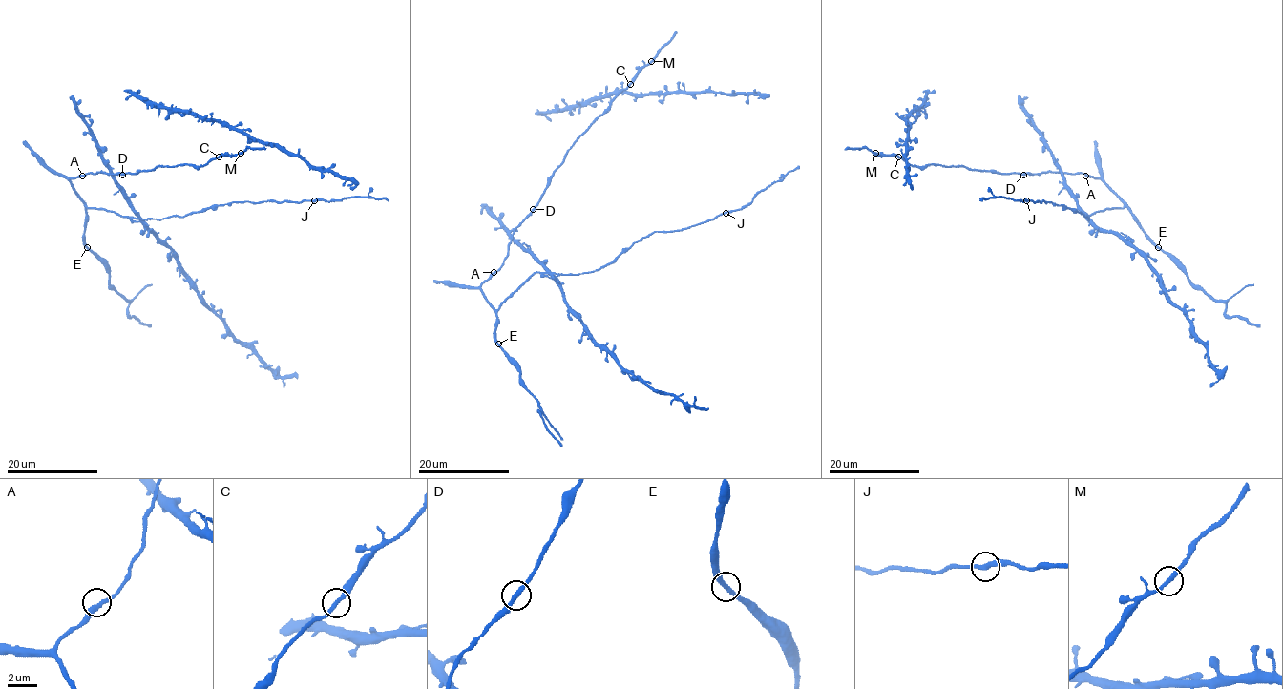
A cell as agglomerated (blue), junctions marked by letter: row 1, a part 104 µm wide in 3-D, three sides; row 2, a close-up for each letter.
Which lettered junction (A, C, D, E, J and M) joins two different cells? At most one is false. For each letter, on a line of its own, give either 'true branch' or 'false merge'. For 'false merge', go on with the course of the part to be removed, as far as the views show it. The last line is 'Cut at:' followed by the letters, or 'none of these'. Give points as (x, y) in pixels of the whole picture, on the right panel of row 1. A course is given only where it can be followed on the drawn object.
A: true branch
C: true branch
D: true branch
E: true branch
J: true branch
M: true branch
Cut at: none of these

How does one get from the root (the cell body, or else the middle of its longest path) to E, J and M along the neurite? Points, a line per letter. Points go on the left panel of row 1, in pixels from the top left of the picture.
E: (83, 176), (71, 177), (70, 182), (84, 206), (87, 247)
J: (83, 176), (71, 177), (70, 182), (87, 207), (142, 219), (184, 217), (232, 201), (314, 200)
M: (83, 176), (100, 171), (135, 174), (156, 166), (185, 164), (202, 166), (220, 156), (241, 153)

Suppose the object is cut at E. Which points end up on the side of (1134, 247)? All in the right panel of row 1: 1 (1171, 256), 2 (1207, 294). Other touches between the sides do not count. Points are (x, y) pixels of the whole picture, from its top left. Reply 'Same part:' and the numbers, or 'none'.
Same part: none

